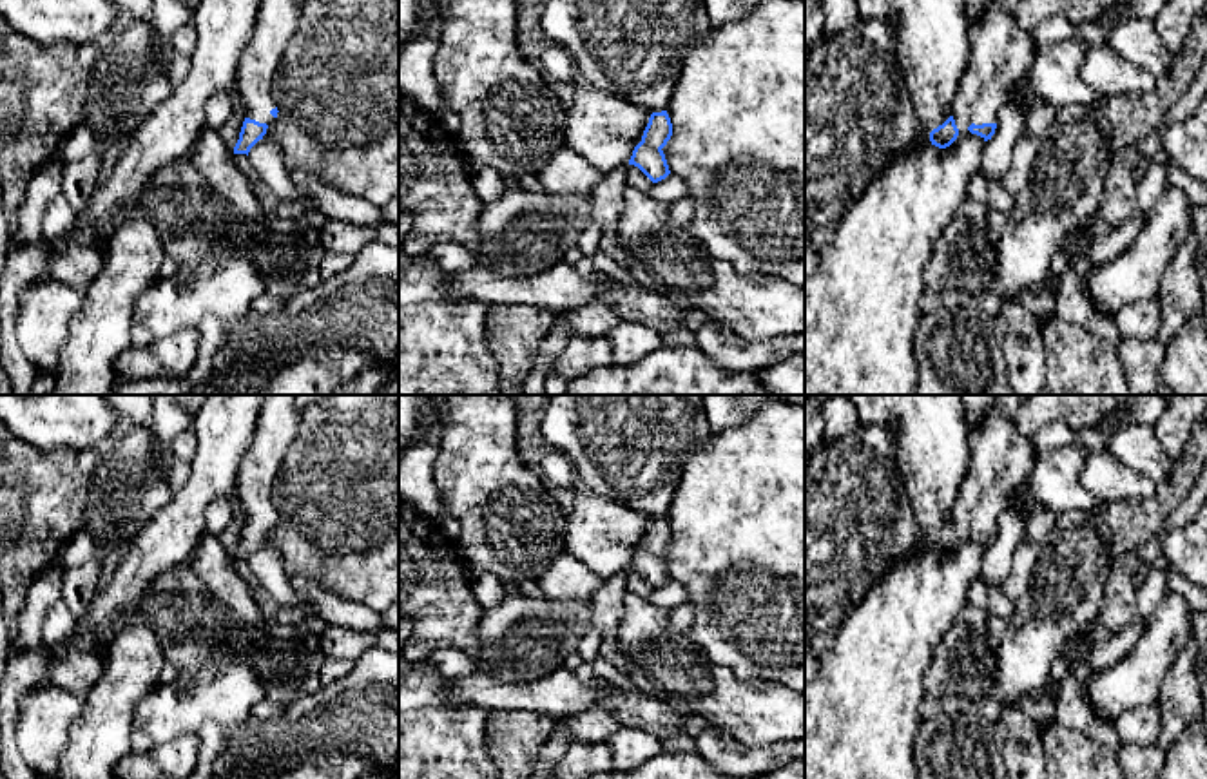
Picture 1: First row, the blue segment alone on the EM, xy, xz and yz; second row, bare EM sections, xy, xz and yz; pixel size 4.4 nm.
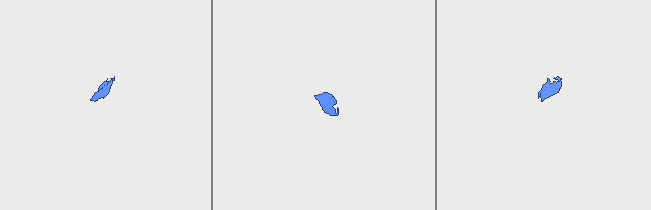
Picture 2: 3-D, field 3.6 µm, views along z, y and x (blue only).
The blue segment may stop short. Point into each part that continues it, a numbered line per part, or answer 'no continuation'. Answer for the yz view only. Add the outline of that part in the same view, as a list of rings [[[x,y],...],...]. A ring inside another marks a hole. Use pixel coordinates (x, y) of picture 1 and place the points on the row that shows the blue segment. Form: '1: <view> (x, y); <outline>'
1: yz (1001, 51); [[[990,0],[971,27],[971,58],[951,103],[957,129],[997,123],[999,109],[1009,101],[1013,85],[1033,58],[1031,34],[999,0]]]

